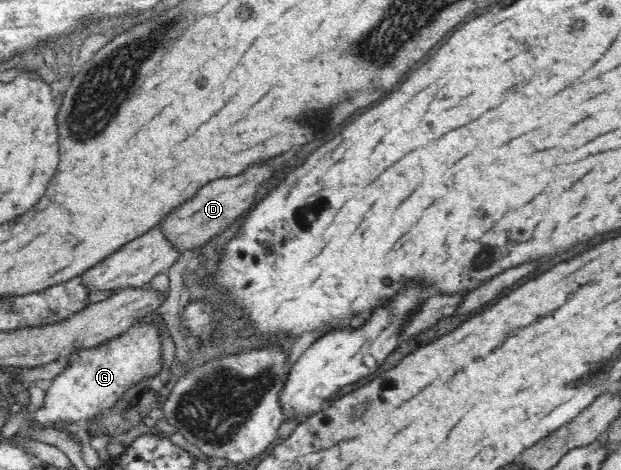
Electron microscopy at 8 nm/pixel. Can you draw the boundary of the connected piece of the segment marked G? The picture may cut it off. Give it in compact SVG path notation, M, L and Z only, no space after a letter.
M136 321L125 333L99 347L80 349L68 356L71 365L54 378L46 390L46 404L33 414L34 424L54 426L54 422L78 422L110 408L126 392L130 384L140 382L144 376L162 373L163 357L160 336L154 324L142 325Z

